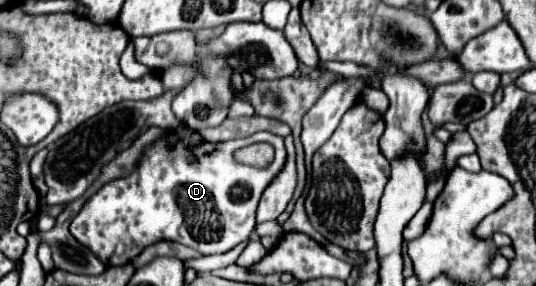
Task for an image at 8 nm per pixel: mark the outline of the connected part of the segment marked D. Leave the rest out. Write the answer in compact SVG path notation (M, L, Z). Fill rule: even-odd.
M168 131L164 137L156 139L152 145L144 149L142 157L138 159L130 175L112 179L110 183L102 185L102 189L96 191L84 203L80 213L70 223L70 233L76 237L78 243L88 247L106 267L118 267L124 261L132 261L148 245L154 245L158 241L182 243L198 249L202 255L226 253L234 249L238 243L250 239L250 233L256 225L258 201L268 183L271 183L282 170L285 160L284 139L268 131L260 131L244 139L206 143L204 147L196 145L194 149L188 149L174 131ZM254 143L270 143L274 147L274 160L268 167L263 169L244 167L234 159L234 151Z

